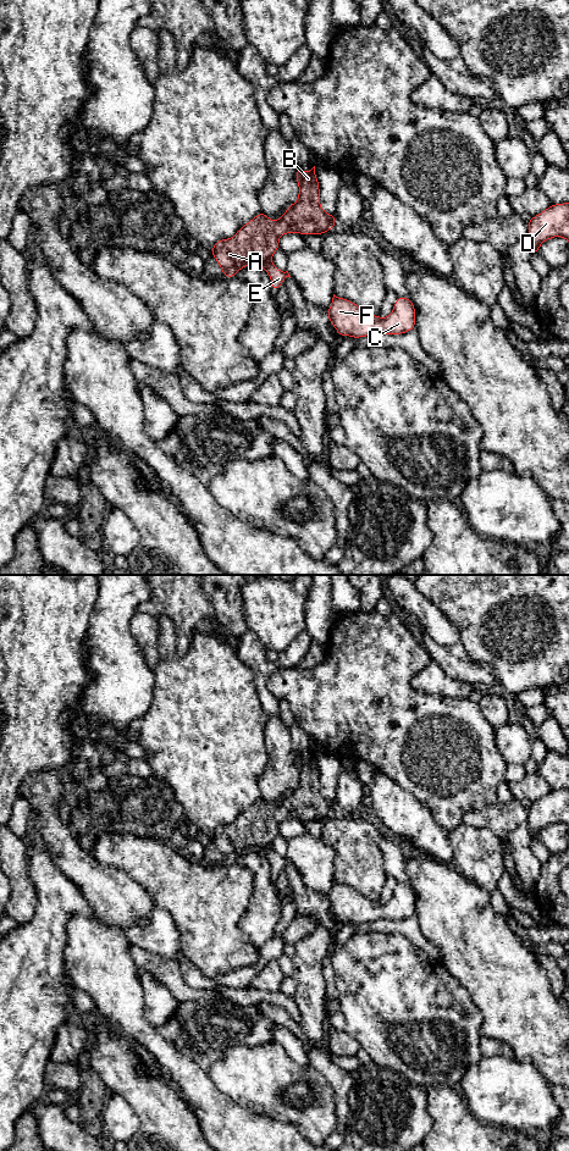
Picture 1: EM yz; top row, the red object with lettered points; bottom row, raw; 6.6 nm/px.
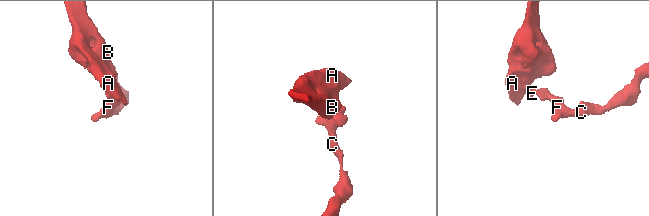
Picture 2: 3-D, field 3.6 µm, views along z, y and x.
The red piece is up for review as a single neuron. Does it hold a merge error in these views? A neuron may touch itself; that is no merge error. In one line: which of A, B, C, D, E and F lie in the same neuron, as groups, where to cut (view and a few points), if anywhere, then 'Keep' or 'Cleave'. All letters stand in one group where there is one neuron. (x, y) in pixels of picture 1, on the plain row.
Groups: A B / C D E F. Split along yz (270, 846), (261, 851). Cleave

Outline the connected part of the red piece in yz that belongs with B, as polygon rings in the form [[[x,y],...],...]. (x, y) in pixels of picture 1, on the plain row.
[[[315,752],[308,758],[295,754],[295,764],[298,786],[277,807],[261,797],[242,812],[236,821],[215,829],[211,841],[222,854],[223,863],[236,863],[248,851],[263,852],[271,847],[282,820],[322,820],[336,812],[336,802],[321,795]]]

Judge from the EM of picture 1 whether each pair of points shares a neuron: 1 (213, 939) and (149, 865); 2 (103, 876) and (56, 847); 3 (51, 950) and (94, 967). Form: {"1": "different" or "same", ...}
{"1": "same", "2": "same", "3": "different"}

